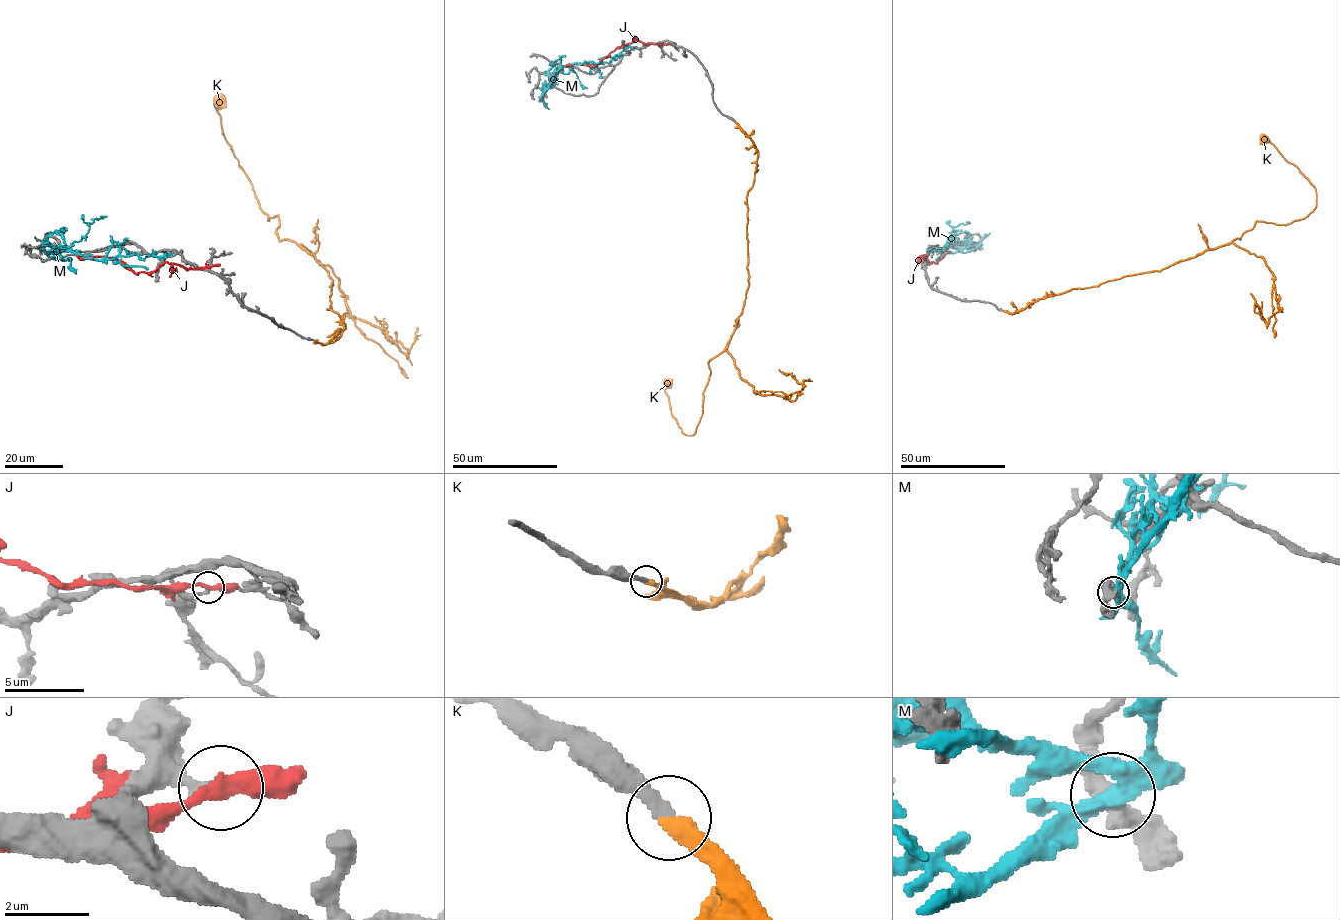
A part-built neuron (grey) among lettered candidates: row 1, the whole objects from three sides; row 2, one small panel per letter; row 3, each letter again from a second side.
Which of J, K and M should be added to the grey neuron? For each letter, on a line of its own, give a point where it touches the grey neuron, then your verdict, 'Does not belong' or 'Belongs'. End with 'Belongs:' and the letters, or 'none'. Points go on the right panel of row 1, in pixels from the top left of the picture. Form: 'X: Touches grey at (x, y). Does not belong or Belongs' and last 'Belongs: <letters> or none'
J: Touches grey at (925, 257). Does not belong
K: Touches grey at (1003, 310). Belongs
M: Touches grey at (979, 245). Does not belong
Belongs: K

